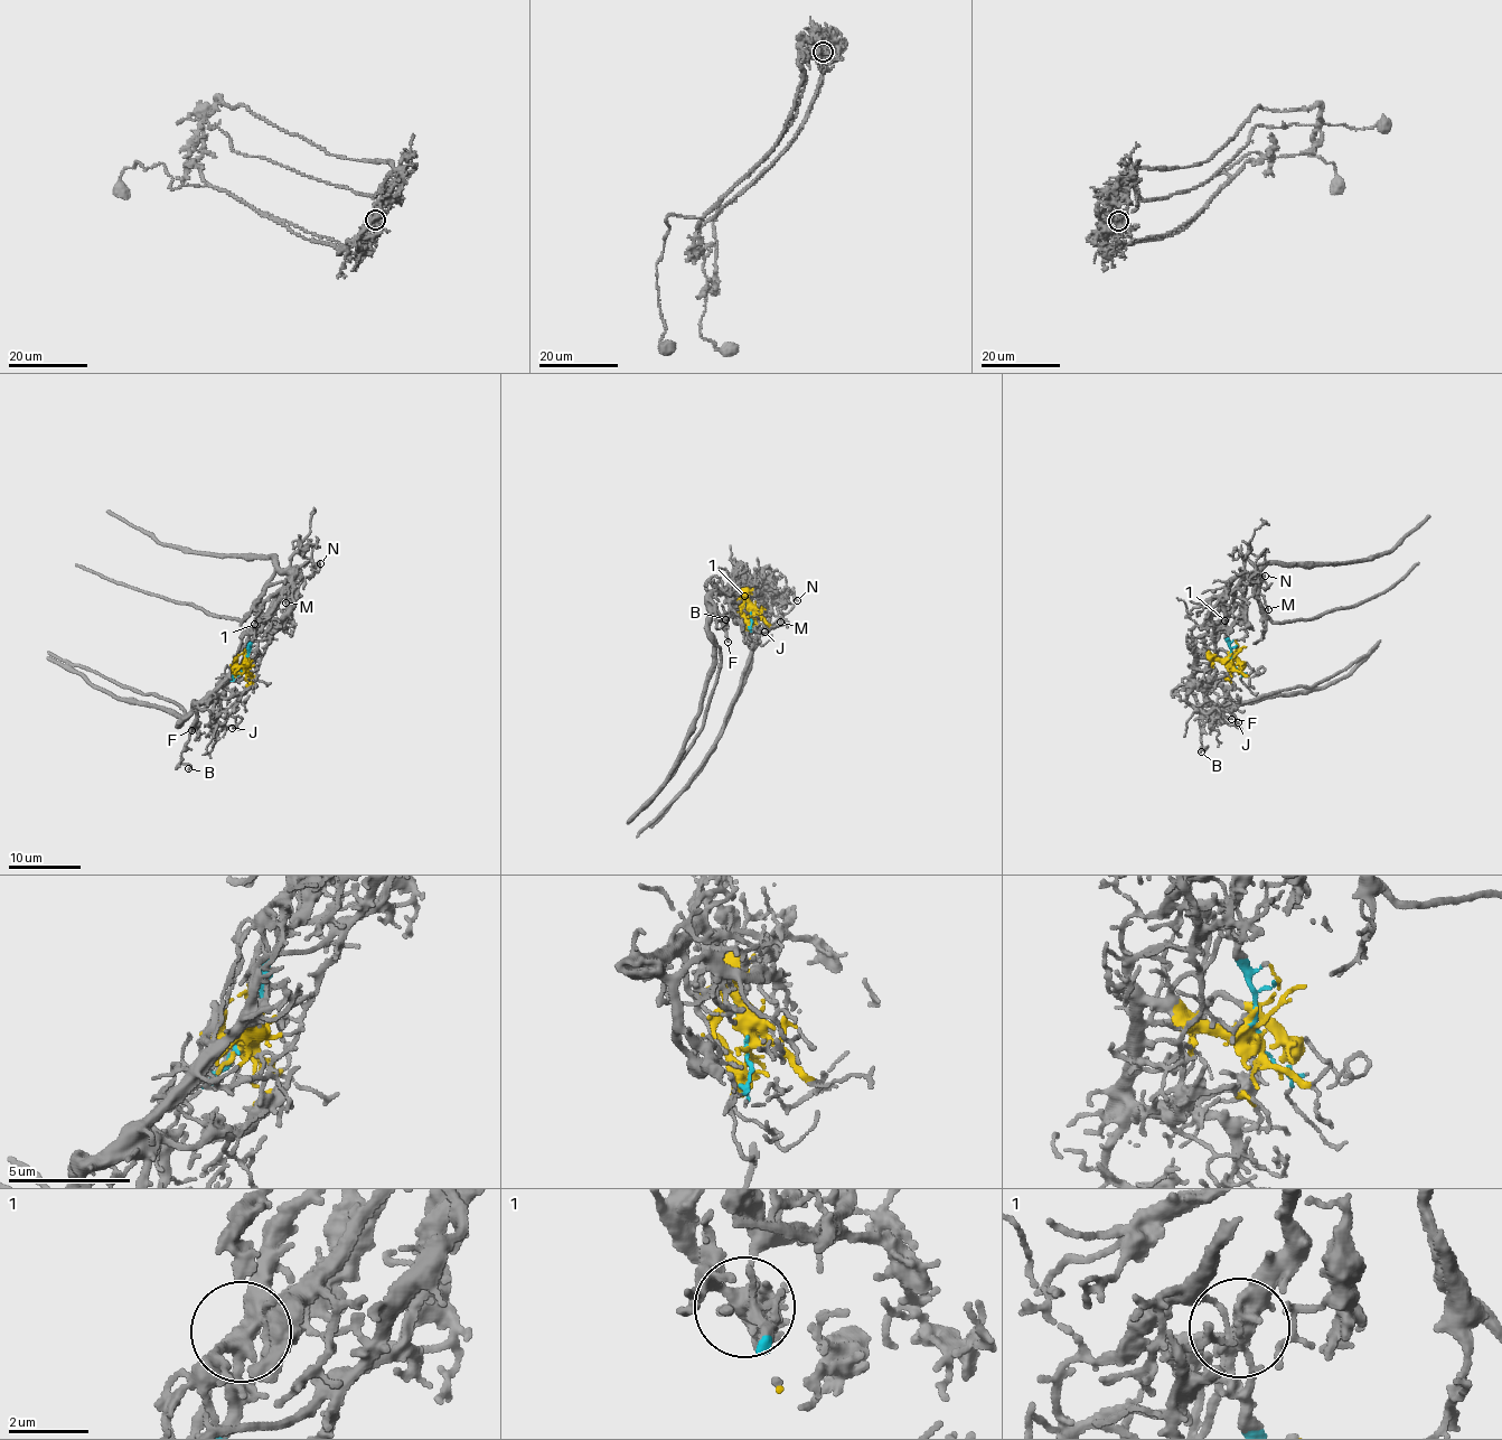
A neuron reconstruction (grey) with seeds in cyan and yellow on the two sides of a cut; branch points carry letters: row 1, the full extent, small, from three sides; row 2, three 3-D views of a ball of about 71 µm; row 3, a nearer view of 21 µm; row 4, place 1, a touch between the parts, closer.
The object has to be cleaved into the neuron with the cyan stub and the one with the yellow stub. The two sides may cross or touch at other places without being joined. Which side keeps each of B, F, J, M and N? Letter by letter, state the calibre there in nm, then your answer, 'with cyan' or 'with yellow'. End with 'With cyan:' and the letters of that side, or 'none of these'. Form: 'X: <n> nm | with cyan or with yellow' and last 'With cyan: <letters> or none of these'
B: 120 nm | with yellow
F: 170 nm | with yellow
J: 110 nm | with yellow
M: 100 nm | with cyan
N: 110 nm | with cyan
With cyan: M, N

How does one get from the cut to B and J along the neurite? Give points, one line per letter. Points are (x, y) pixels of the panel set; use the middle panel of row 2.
B: (751, 610), (741, 597), (732, 597), (731, 587), (714, 592), (710, 600), (716, 609), (717, 629), (725, 619)
J: (751, 610), (744, 601), (735, 617), (741, 619), (731, 614), (742, 629), (761, 624), (764, 633)

